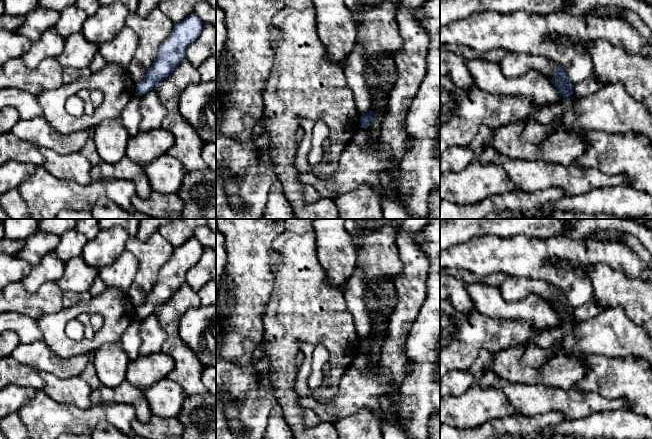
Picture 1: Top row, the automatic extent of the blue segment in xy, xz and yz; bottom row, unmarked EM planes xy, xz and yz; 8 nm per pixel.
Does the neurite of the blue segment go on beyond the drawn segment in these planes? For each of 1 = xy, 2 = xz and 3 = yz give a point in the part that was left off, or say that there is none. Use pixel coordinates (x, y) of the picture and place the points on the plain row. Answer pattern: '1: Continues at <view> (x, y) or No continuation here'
1: No continuation here
2: No continuation here
3: No continuation here

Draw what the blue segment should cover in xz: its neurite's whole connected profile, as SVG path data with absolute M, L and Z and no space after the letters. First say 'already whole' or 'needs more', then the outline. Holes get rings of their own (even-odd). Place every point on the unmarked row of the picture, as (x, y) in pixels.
already whole; M369 334L367 337L364 339L360 340L360 348L361 352L368 352L371 349L372 344L378 339L377 336L372 336Z

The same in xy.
already whole; M194 236L174 248L170 259L160 268L156 283L146 295L145 301L136 307L136 316L140 321L153 314L159 305L167 302L186 282L187 271L200 260L203 249Z

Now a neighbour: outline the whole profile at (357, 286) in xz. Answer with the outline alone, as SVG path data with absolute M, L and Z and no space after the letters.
M358 265L345 283L343 296L346 309L353 316L360 340L371 332L371 312L367 308L365 297L369 293L369 287L373 284L374 282L365 275L364 270Z

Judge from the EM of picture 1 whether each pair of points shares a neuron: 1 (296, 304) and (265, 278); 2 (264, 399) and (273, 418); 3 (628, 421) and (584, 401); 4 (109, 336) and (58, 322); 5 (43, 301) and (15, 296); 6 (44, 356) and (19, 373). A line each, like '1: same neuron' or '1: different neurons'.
1: different neurons
2: different neurons
3: different neurons
4: same neuron
5: same neuron
6: different neurons

